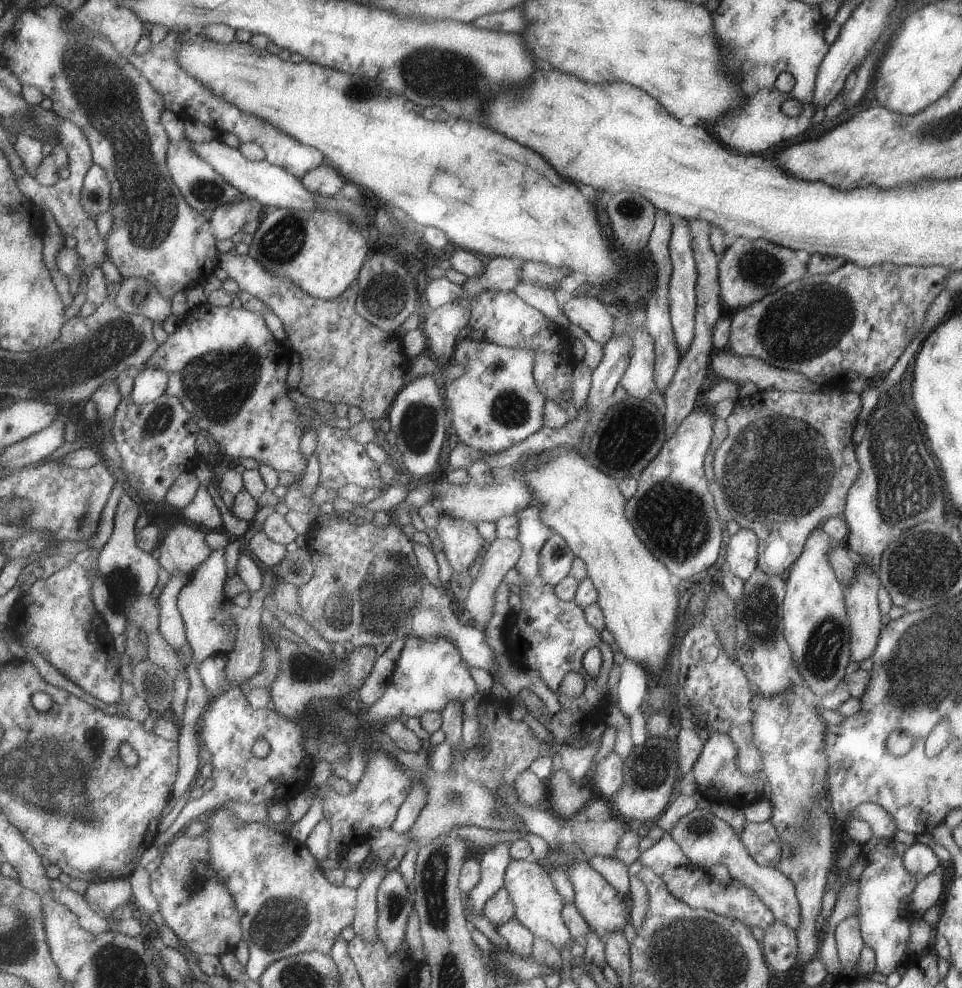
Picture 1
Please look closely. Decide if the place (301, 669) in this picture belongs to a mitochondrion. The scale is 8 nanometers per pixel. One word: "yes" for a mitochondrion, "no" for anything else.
yes

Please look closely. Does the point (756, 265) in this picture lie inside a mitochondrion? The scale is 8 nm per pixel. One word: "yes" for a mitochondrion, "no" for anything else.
yes

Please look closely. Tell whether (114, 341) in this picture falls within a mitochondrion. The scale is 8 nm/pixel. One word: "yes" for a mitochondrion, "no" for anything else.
yes

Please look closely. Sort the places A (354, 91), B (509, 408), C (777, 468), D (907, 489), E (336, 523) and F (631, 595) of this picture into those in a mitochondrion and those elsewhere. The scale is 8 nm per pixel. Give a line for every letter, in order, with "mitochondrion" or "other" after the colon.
A: mitochondrion
B: mitochondrion
C: mitochondrion
D: mitochondrion
E: other
F: other

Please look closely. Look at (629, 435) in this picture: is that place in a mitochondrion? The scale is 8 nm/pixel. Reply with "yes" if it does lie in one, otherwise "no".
yes

